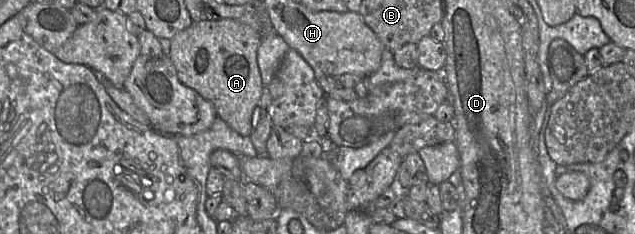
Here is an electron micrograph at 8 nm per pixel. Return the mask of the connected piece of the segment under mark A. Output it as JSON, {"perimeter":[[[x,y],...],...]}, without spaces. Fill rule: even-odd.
{"perimeter":[[[233,19],[193,22],[170,39],[169,59],[179,80],[214,106],[217,117],[242,136],[249,136],[263,83],[257,65],[261,38],[250,26]]]}

